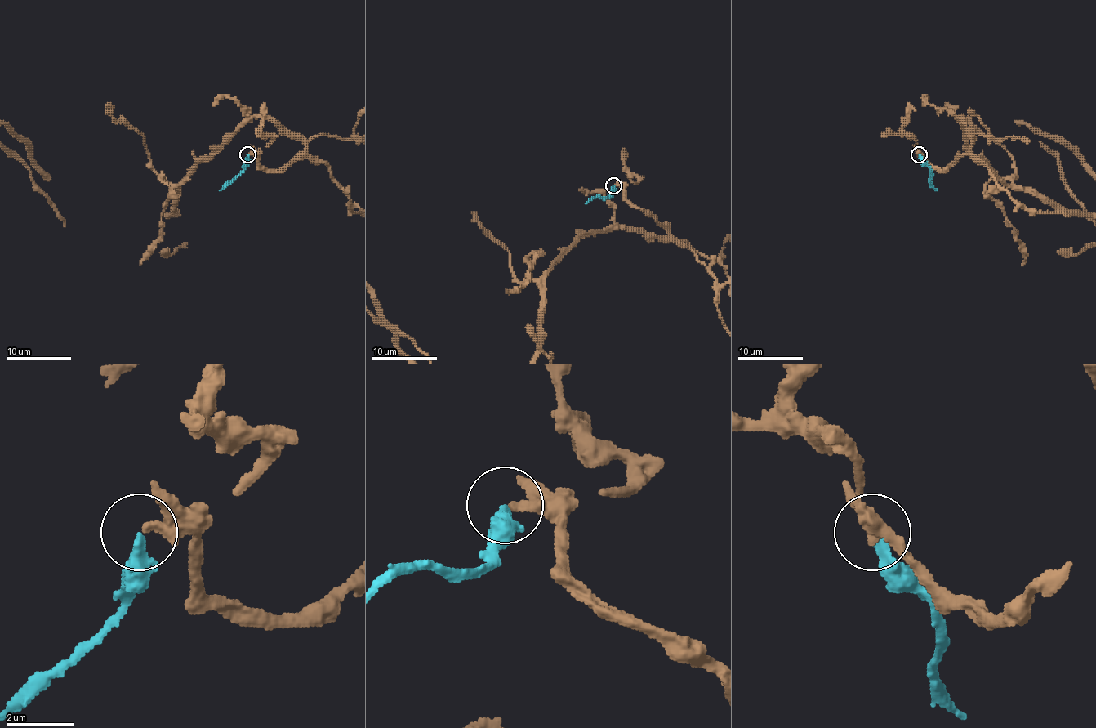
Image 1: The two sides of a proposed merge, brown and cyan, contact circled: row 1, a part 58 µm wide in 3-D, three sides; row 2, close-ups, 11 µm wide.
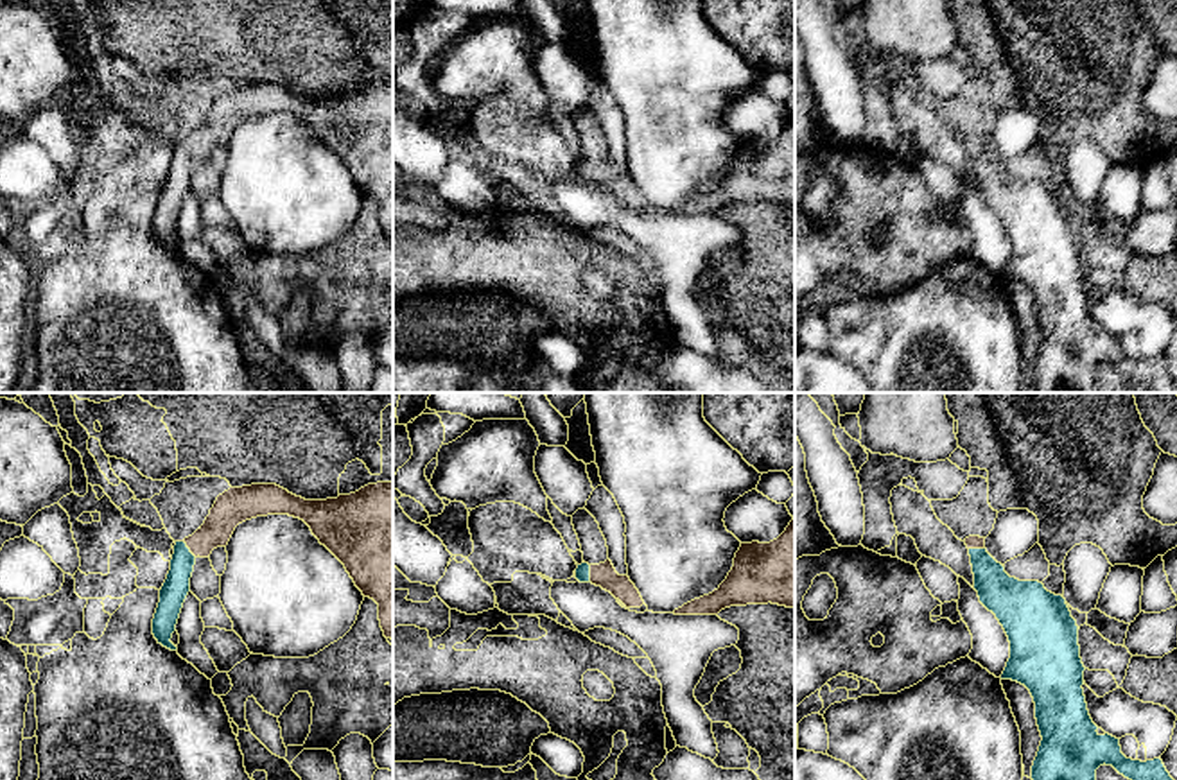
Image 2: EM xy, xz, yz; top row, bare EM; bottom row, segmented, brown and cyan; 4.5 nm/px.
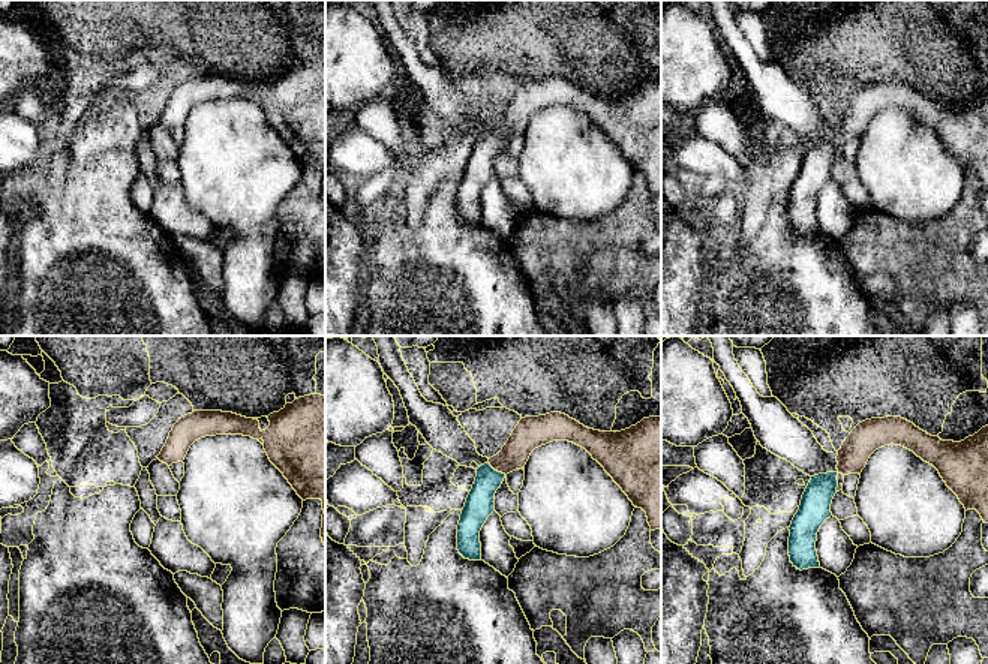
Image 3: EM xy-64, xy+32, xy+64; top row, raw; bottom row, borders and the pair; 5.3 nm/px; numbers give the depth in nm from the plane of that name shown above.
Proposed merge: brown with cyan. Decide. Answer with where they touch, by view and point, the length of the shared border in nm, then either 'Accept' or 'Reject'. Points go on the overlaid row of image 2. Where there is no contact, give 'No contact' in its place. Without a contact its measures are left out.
Touches brown at xz (591, 574). Shared border 80 nm. Accept

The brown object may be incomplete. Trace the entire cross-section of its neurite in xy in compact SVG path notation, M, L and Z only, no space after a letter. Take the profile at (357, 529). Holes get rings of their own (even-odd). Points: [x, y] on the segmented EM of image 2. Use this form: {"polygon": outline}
{"polygon": "M393 482L368 484L327 500L305 500L276 484L251 484L219 495L205 524L176 542L153 619L158 644L178 649L170 638L190 592L196 558L226 547L239 524L267 515L303 520L344 565L362 595L379 604L380 628L393 640Z"}

